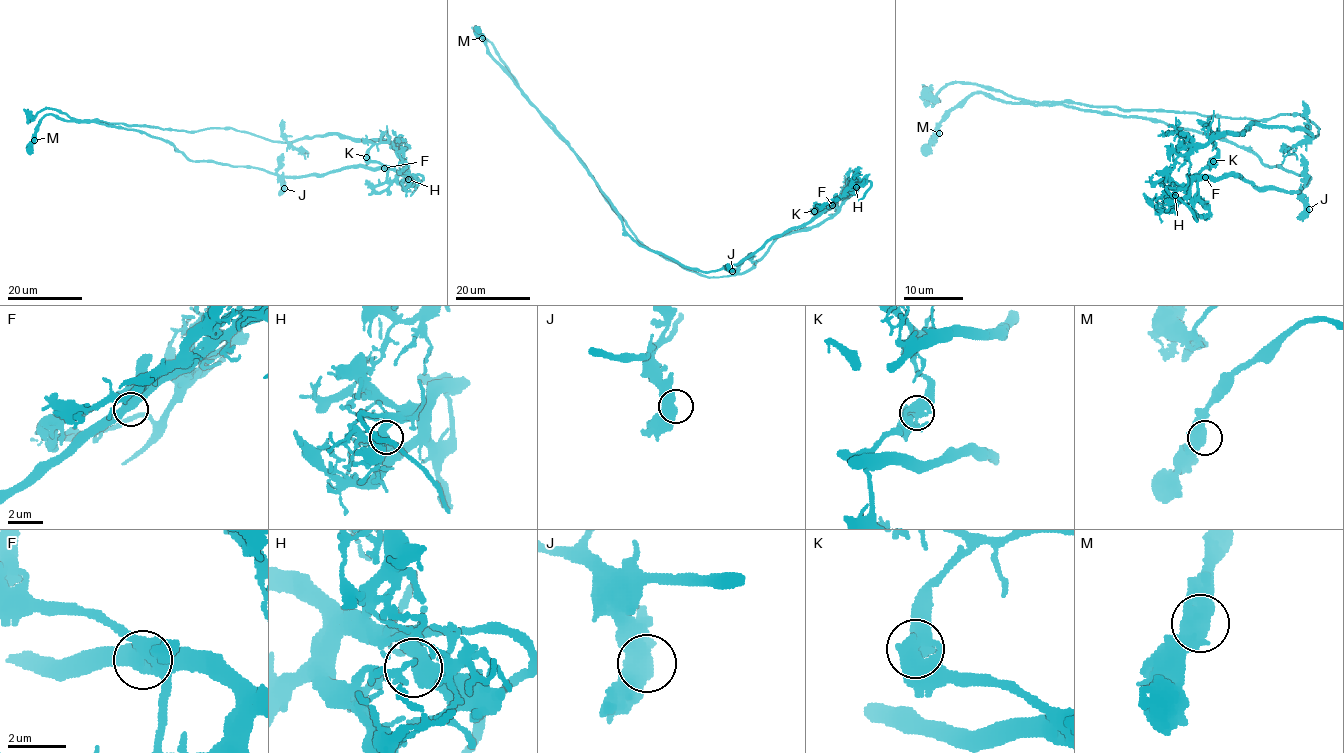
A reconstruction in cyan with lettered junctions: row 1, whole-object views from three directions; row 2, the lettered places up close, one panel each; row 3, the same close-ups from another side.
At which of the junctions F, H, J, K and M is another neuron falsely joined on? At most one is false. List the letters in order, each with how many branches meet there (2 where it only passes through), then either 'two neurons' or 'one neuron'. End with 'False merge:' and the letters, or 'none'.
F: 2 | one neuron
H: 2 | one neuron
J: 2 | one neuron
K: 2 | two neurons
M: 2 | one neuron
False merge: K

